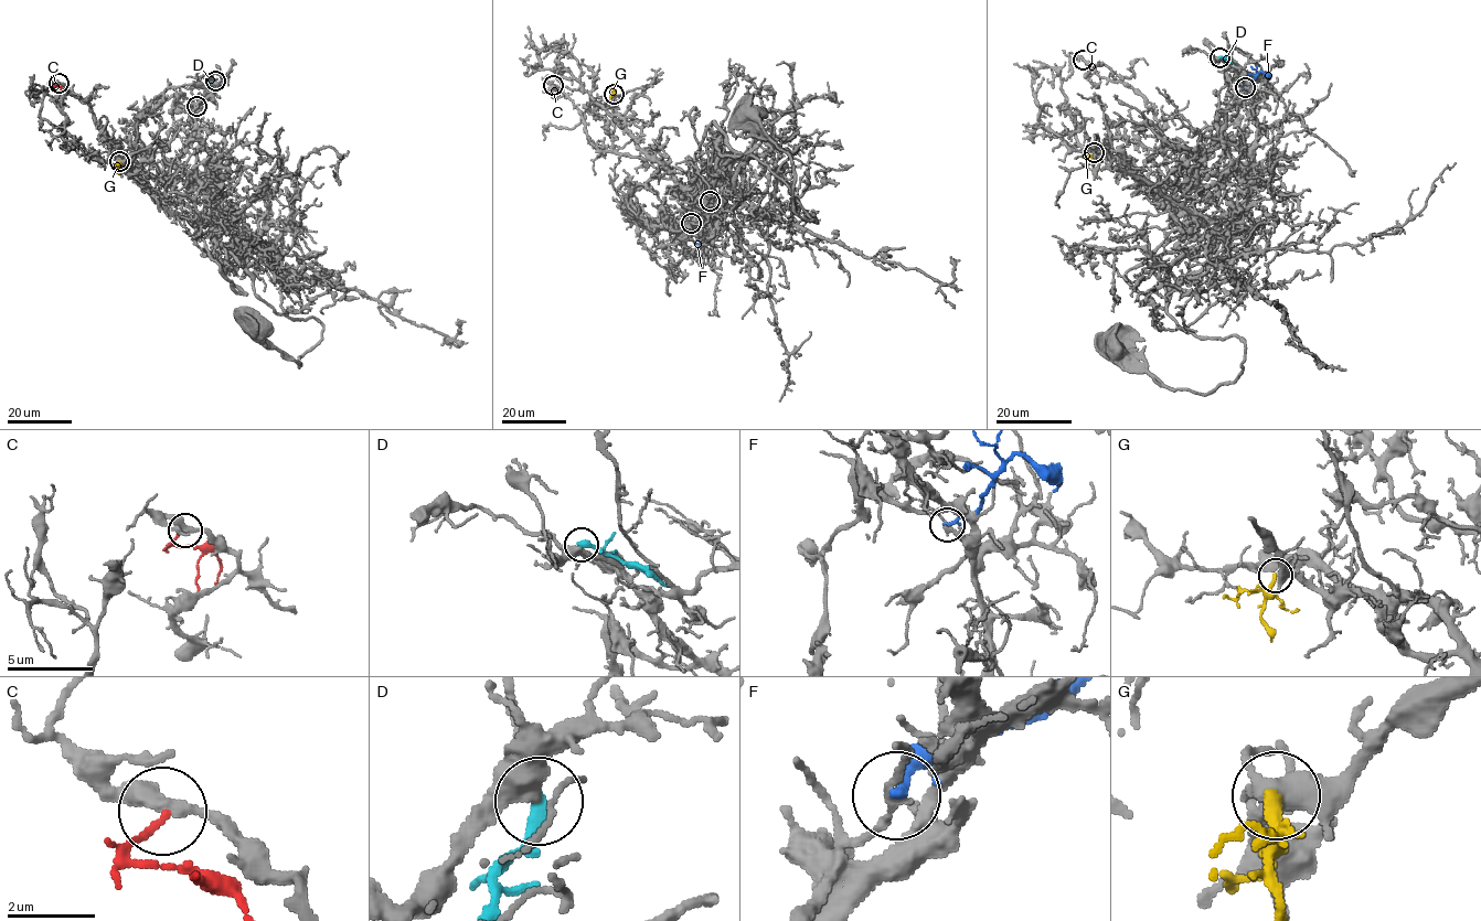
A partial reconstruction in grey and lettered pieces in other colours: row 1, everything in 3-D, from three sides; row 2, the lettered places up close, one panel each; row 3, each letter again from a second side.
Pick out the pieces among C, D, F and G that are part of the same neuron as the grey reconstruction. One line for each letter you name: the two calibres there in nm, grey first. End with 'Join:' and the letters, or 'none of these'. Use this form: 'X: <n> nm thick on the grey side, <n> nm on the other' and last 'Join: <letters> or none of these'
Join: none of these

